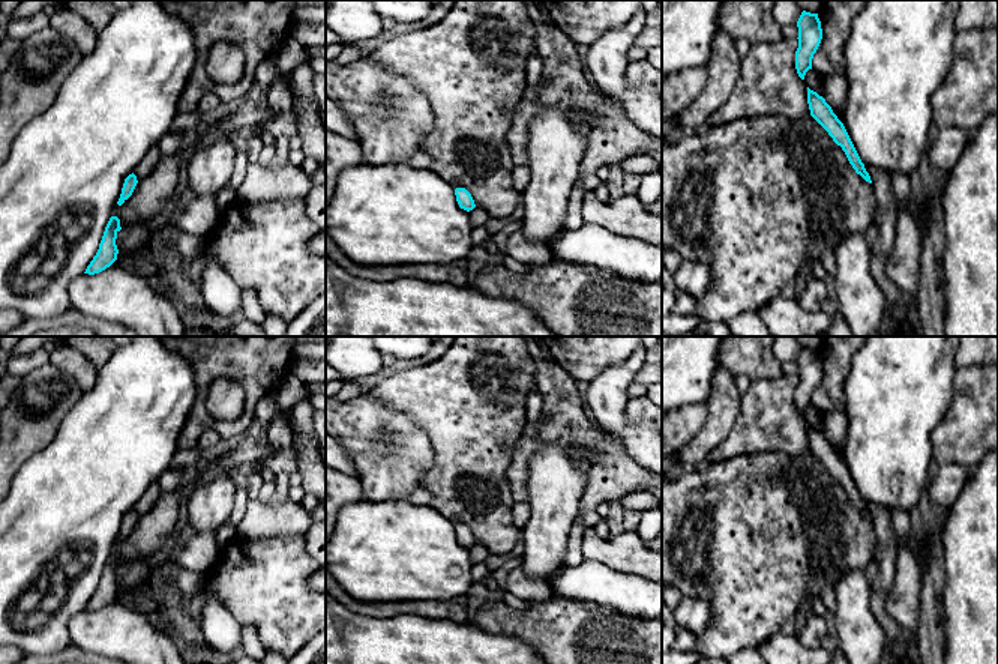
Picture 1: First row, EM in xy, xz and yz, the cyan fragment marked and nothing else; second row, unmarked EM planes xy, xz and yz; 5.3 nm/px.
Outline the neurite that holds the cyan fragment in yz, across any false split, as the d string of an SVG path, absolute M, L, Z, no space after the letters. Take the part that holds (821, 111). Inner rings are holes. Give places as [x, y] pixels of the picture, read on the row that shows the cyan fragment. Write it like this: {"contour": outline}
{"contour": "M807 87L807 104L810 116L828 132L833 141L842 147L855 173L872 183L843 123L837 119L825 99Z"}

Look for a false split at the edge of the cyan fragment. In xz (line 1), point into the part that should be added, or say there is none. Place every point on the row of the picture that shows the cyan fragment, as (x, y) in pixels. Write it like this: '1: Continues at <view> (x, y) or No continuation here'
1: No continuation here

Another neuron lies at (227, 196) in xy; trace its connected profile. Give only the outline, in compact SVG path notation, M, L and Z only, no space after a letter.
M224 186L215 194L215 203L218 215L221 215L231 203L237 200L237 191L228 186Z

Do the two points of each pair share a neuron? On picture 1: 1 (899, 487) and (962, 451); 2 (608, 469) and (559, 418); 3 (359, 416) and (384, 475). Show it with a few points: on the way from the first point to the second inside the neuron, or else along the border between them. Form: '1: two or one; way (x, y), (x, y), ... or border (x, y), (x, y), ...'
1: two; border (931, 433), (932, 464), (935, 467)
2: one; way (599, 455), (572, 428)
3: one; way (365, 431), (365, 439), (383, 460)

